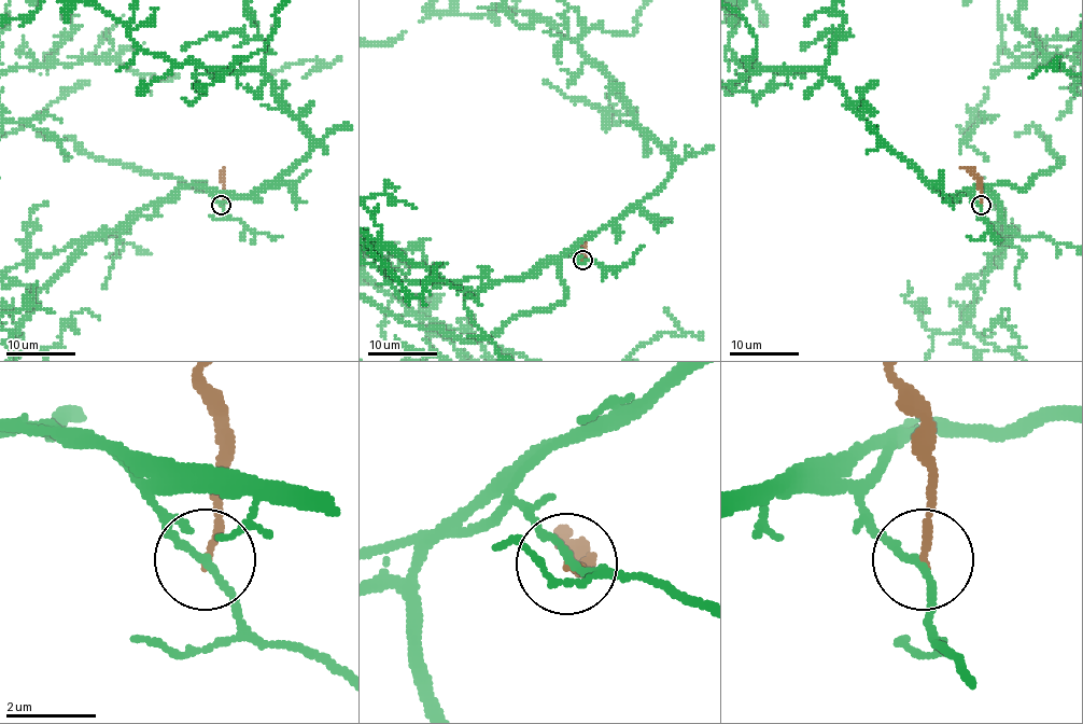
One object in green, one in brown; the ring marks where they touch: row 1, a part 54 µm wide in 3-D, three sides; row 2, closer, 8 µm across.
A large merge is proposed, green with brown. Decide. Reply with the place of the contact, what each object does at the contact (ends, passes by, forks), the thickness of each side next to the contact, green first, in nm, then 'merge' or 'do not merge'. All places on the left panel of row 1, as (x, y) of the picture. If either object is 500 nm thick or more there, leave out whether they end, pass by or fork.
at (221, 205); green passes by; brown ends there; 150 nm thick on the green side, 180 nm on the other; do not merge

